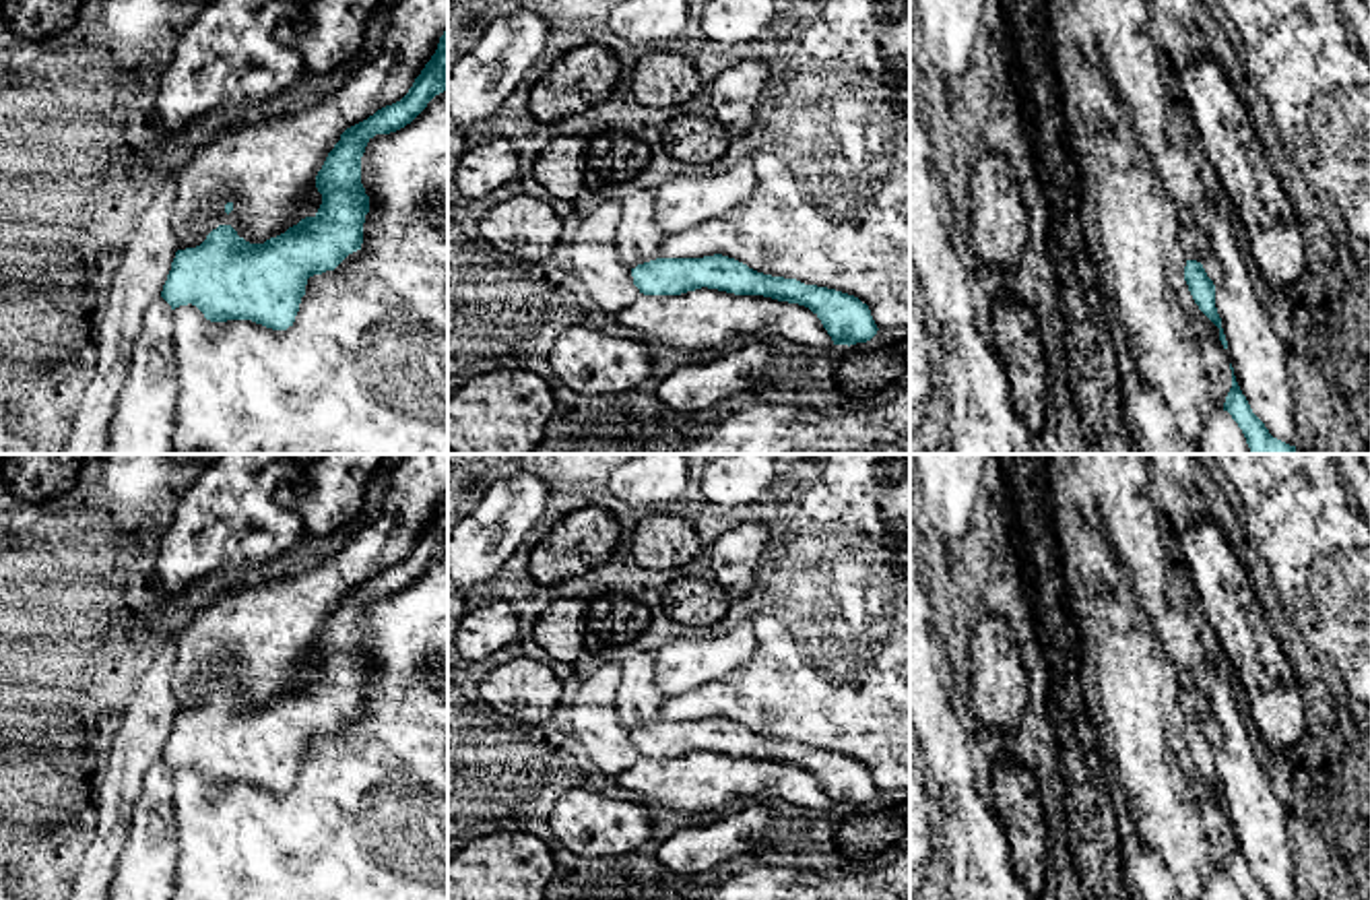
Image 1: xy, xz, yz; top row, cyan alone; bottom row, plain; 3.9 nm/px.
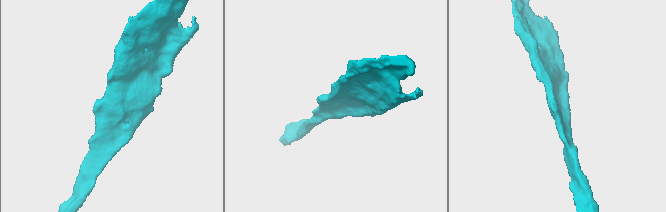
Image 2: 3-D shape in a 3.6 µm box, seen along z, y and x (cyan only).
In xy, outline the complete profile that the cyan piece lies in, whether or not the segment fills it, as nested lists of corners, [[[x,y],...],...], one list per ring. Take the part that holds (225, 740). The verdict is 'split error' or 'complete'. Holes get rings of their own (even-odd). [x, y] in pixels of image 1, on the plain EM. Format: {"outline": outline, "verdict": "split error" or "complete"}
{"outline": [[[448,491],[439,500],[437,512],[415,541],[409,555],[367,582],[347,590],[328,615],[316,638],[322,667],[314,679],[301,681],[285,696],[250,706],[231,687],[219,687],[196,710],[177,712],[161,760],[171,768],[196,768],[206,782],[252,782],[272,793],[293,789],[305,758],[307,741],[334,733],[349,716],[361,712],[363,685],[369,675],[369,658],[361,646],[361,619],[376,597],[390,597],[411,586],[427,566],[448,551]]], "verdict": "complete"}

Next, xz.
{"outline": [[[714,716],[704,720],[656,720],[631,731],[633,747],[644,758],[681,758],[702,749],[735,758],[763,758],[809,770],[823,786],[834,807],[867,805],[877,786],[858,760],[805,747],[796,741],[772,739],[747,727]]], "verdict": "complete"}

